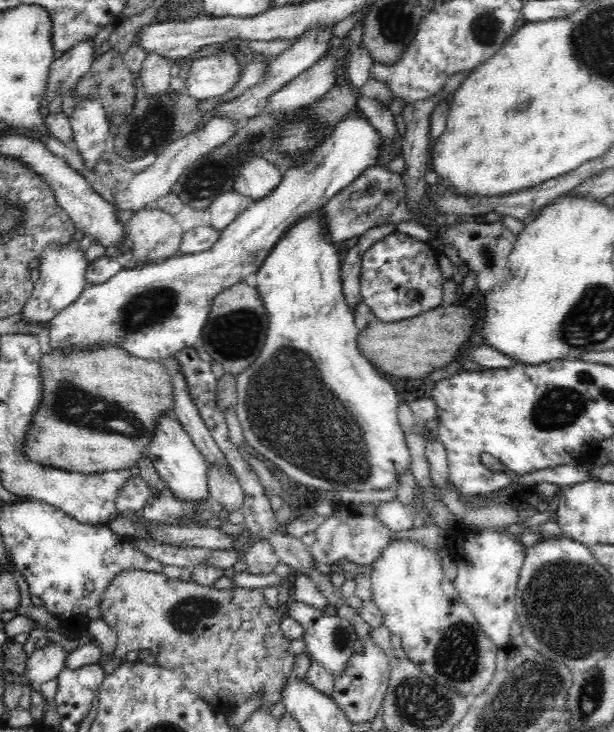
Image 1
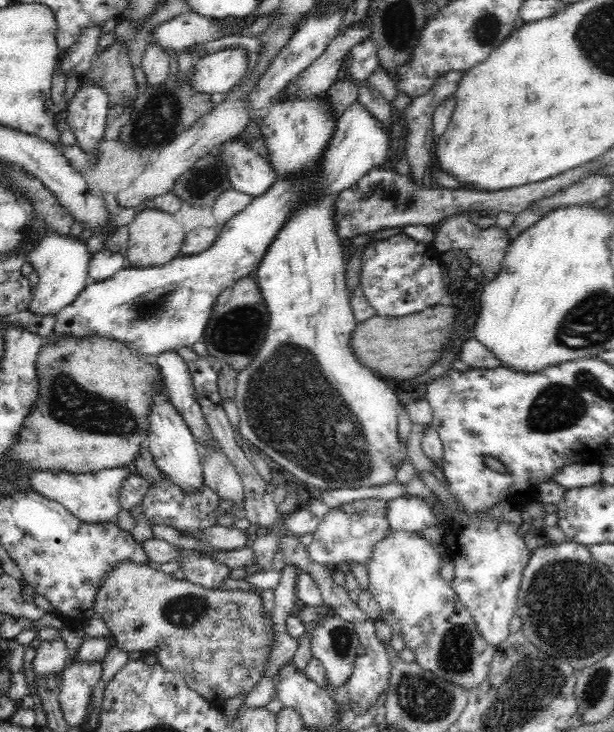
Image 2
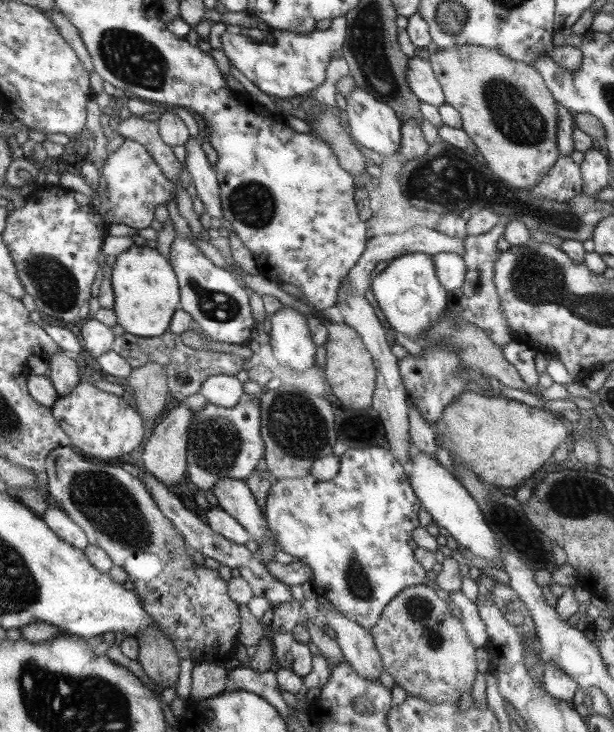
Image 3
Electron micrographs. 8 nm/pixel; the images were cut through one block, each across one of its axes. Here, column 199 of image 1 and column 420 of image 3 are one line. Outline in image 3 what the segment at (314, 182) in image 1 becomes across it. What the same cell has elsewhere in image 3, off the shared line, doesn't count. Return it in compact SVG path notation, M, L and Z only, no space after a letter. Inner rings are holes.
M411 252L393 258L379 273L373 273L370 289L390 328L418 342L429 326L446 312L448 292L436 277L435 262L430 255Z

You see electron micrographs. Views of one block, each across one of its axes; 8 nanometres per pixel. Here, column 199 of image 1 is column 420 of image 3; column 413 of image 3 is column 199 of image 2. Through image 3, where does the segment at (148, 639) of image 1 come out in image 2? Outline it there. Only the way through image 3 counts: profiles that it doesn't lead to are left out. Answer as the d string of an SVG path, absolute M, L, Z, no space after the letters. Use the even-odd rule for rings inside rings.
M123 561L115 566L98 590L94 611L114 633L114 644L122 652L151 650L158 664L177 673L190 689L207 700L217 711L224 710L226 700L246 696L266 676L266 666L274 650L274 619L272 613L264 613L260 591L254 590L208 590L178 580L150 566Z

